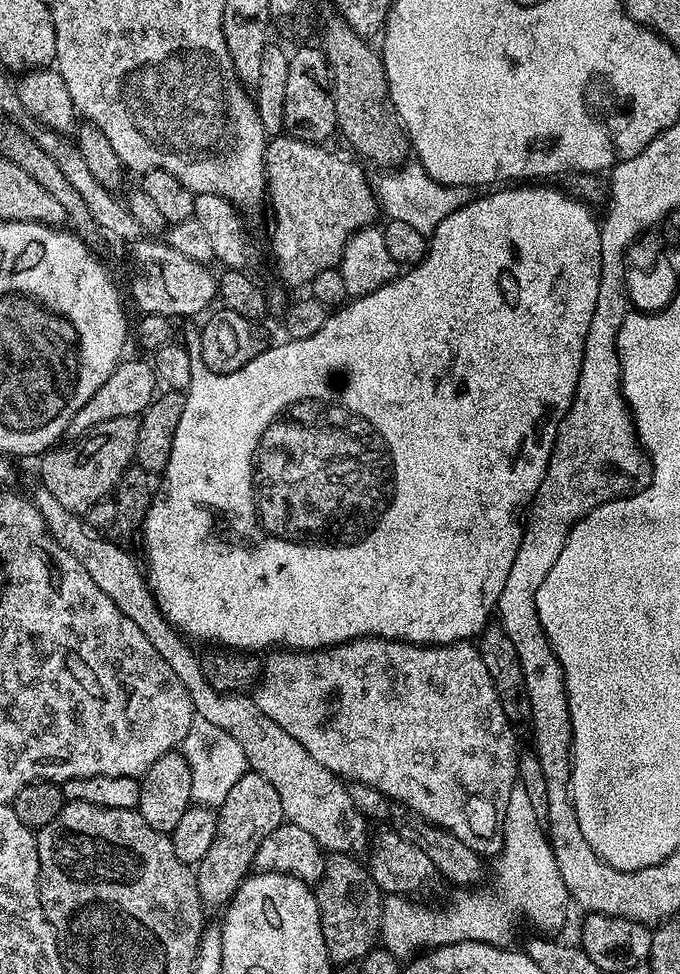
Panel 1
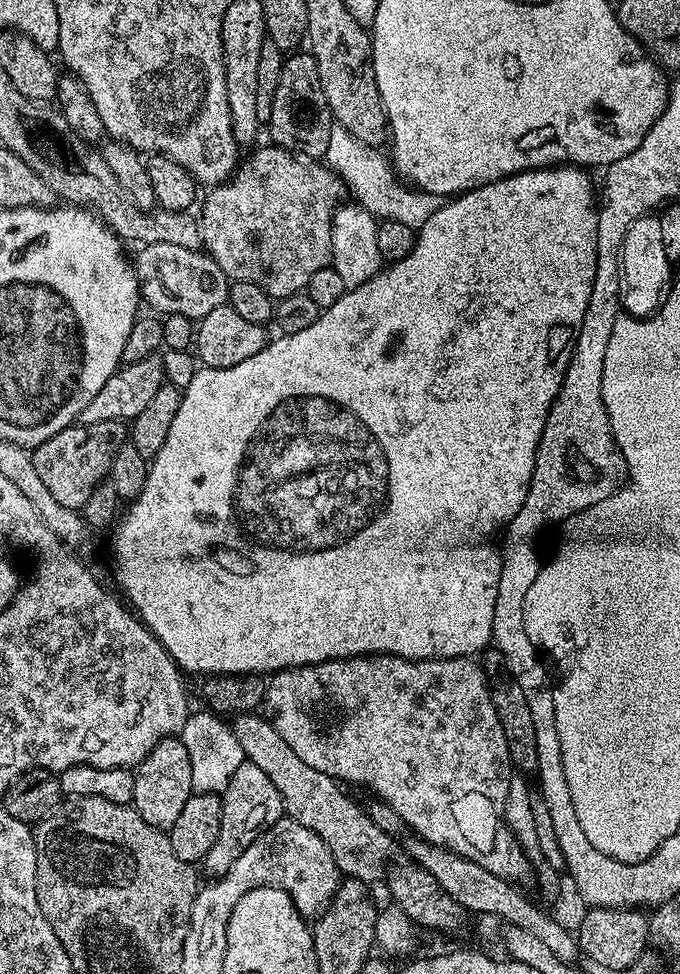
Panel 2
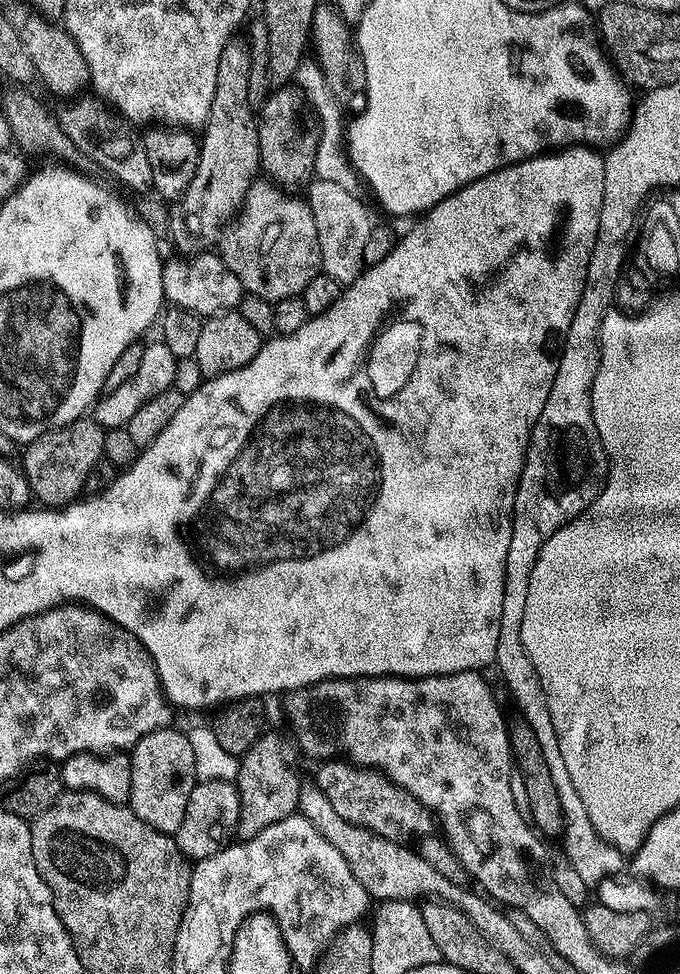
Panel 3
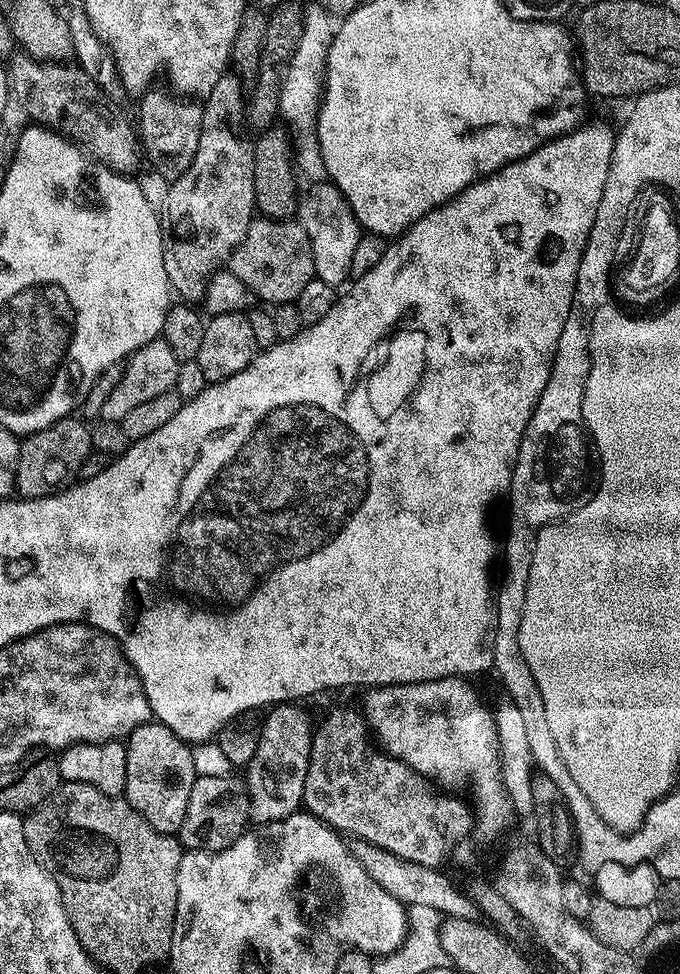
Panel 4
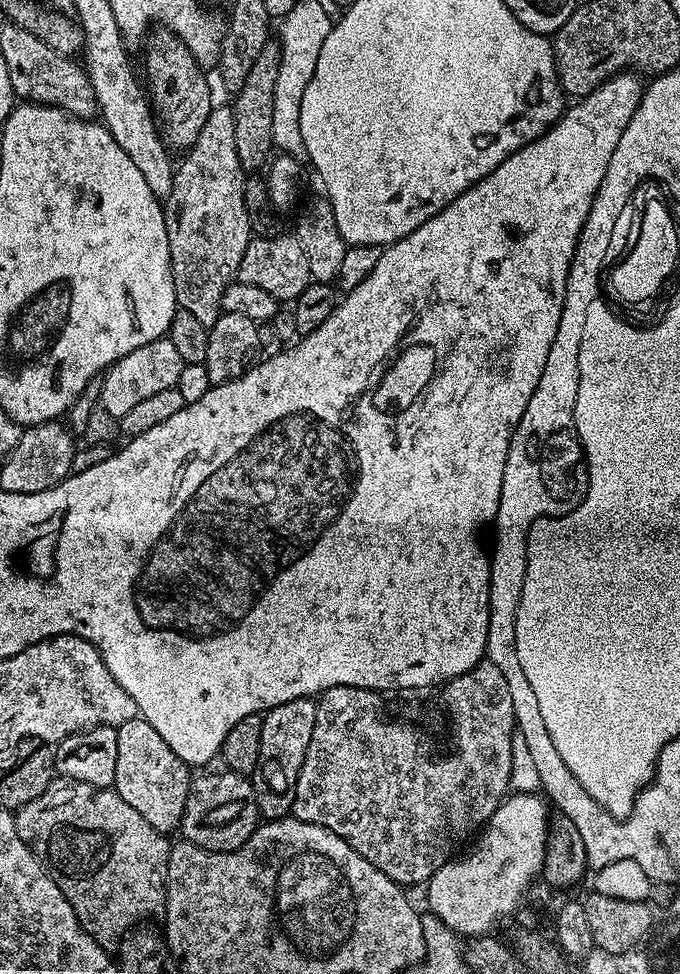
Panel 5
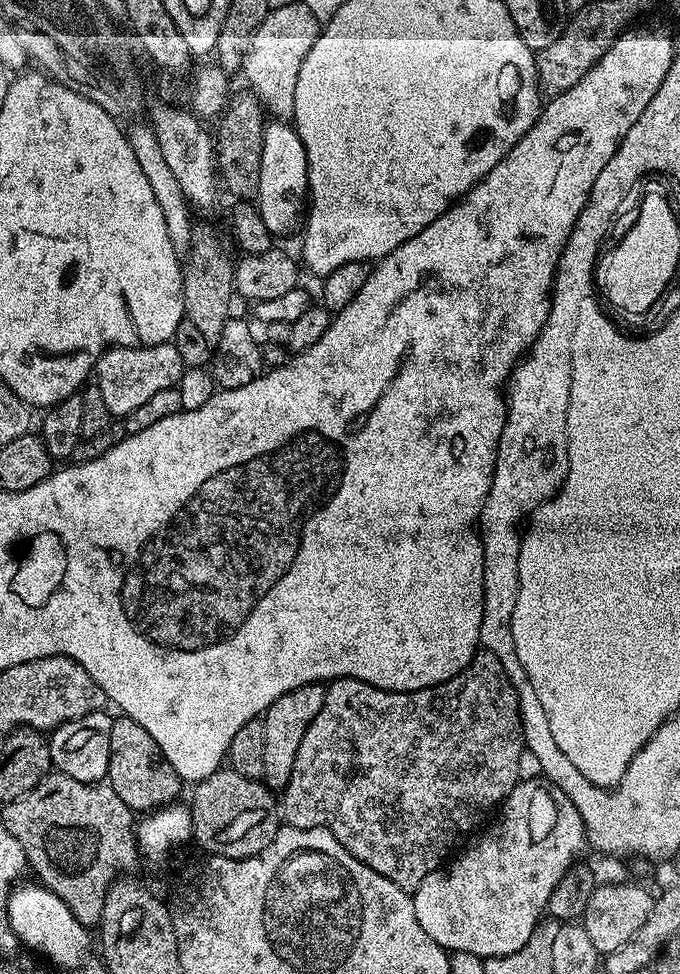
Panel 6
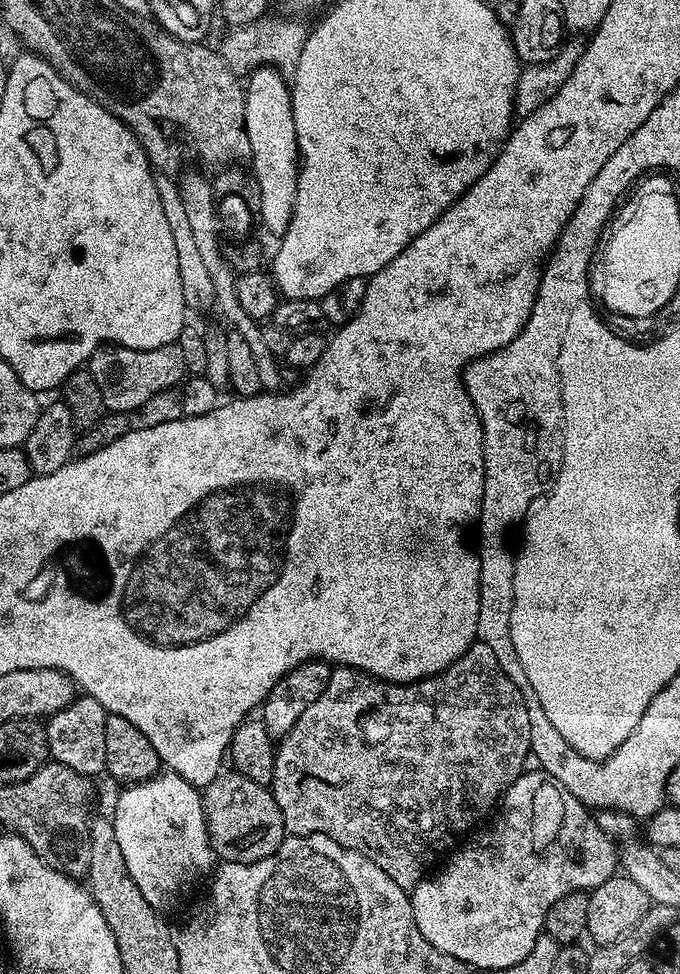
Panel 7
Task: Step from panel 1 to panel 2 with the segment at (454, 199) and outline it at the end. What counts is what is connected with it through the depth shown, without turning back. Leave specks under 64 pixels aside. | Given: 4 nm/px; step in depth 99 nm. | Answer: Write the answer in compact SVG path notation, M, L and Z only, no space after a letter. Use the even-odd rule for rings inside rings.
M335 123L332 127L330 140L324 155L325 163L335 172L353 199L360 207L371 213L378 220L390 220L405 223L414 229L419 229L427 222L430 216L439 210L444 198L434 195L433 192L423 192L420 189L407 186L395 172L389 157L380 152L375 145L363 143L354 138L341 124Z

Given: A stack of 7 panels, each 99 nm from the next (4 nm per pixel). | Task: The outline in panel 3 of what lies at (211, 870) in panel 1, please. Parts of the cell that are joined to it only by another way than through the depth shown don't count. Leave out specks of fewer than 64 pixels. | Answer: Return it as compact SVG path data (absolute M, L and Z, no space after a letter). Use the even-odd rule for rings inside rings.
M261 734L254 742L254 746L250 746L250 750L239 757L240 769L234 783L240 795L240 809L235 831L235 835L240 840L254 838L262 834L266 826L293 815L300 803L301 777L296 777L295 770L288 765L279 738L268 735Z

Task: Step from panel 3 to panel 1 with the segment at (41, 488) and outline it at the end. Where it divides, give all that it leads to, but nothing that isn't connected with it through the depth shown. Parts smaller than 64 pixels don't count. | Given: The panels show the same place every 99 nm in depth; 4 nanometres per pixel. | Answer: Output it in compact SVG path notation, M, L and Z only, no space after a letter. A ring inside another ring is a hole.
M115 416L94 426L88 433L72 442L69 448L53 447L39 457L39 483L54 494L66 509L85 514L100 500L111 497L124 471L133 467L139 425L137 417Z

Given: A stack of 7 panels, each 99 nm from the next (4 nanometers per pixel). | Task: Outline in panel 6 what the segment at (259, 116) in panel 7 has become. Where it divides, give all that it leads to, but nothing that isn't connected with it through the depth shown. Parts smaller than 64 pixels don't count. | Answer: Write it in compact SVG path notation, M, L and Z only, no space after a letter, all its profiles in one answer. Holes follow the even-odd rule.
M269 119L264 126L264 145L262 146L261 160L261 184L258 186L258 207L262 214L262 222L266 222L266 230L270 230L273 238L280 238L287 232L296 228L296 223L301 223L306 212L308 195L308 163L306 162L306 150L302 146L300 133L291 123L283 119Z

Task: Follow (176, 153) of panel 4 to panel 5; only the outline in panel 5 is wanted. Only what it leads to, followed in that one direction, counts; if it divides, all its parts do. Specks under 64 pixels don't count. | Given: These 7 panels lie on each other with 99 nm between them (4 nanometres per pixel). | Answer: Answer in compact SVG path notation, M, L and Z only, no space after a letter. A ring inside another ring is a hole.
M156 26L147 33L147 40L149 52L148 57L144 60L144 68L148 71L148 84L152 87L152 92L150 90L150 103L158 121L160 134L169 149L181 148L181 150L187 150L198 138L198 134L202 134L202 126L206 126L206 118L210 118L214 107L212 88L208 85L207 78L204 77L205 69L190 54L190 50L182 42L182 38L178 38L178 34L174 34L169 28Z

